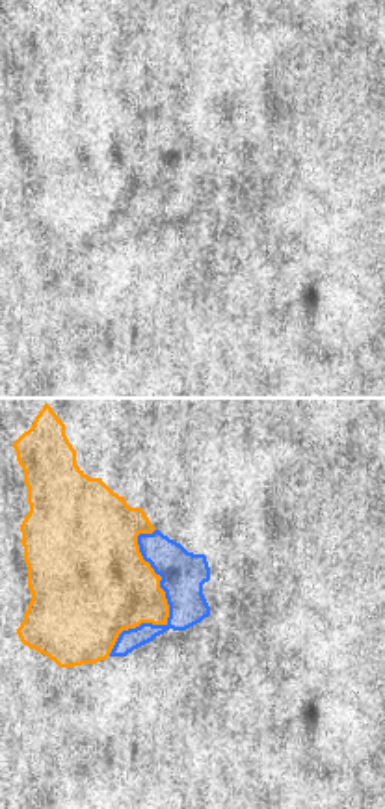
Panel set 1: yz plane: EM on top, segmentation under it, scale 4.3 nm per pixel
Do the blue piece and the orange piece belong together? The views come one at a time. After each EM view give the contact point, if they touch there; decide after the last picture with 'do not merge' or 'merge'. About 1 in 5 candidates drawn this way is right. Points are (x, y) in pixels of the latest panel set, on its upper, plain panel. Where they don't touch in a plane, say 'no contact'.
contact (168, 186)

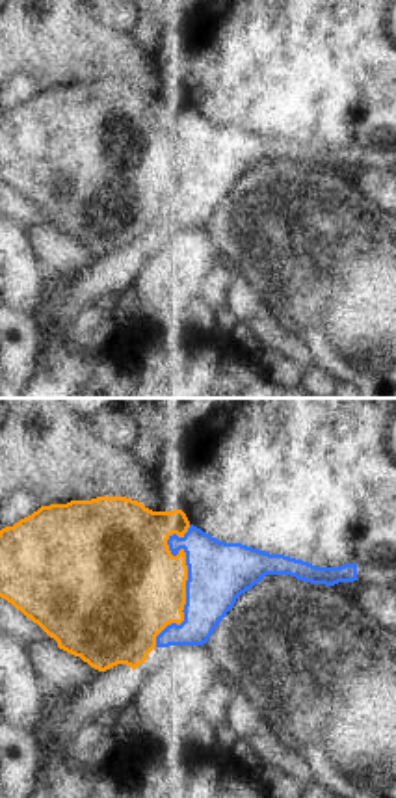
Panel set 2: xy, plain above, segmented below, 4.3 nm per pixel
contact (188, 162)

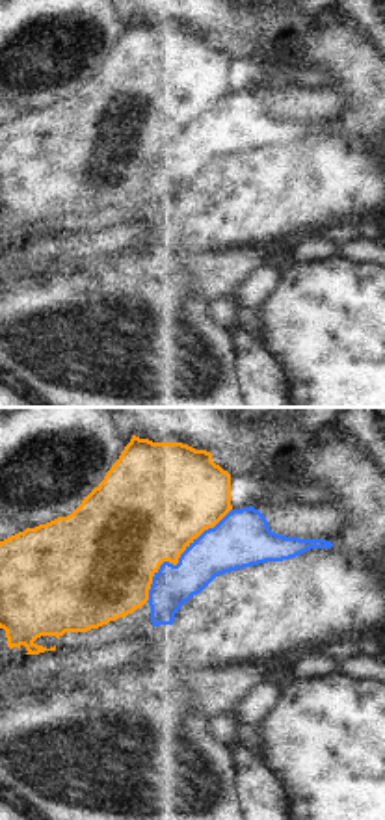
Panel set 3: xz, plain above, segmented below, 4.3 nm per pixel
contact (179, 144)

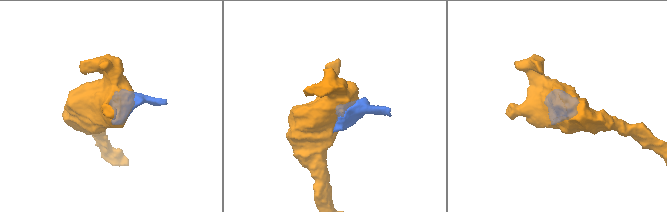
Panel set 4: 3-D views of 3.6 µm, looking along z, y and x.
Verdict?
do not merge

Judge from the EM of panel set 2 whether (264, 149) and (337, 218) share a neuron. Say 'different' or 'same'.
different

